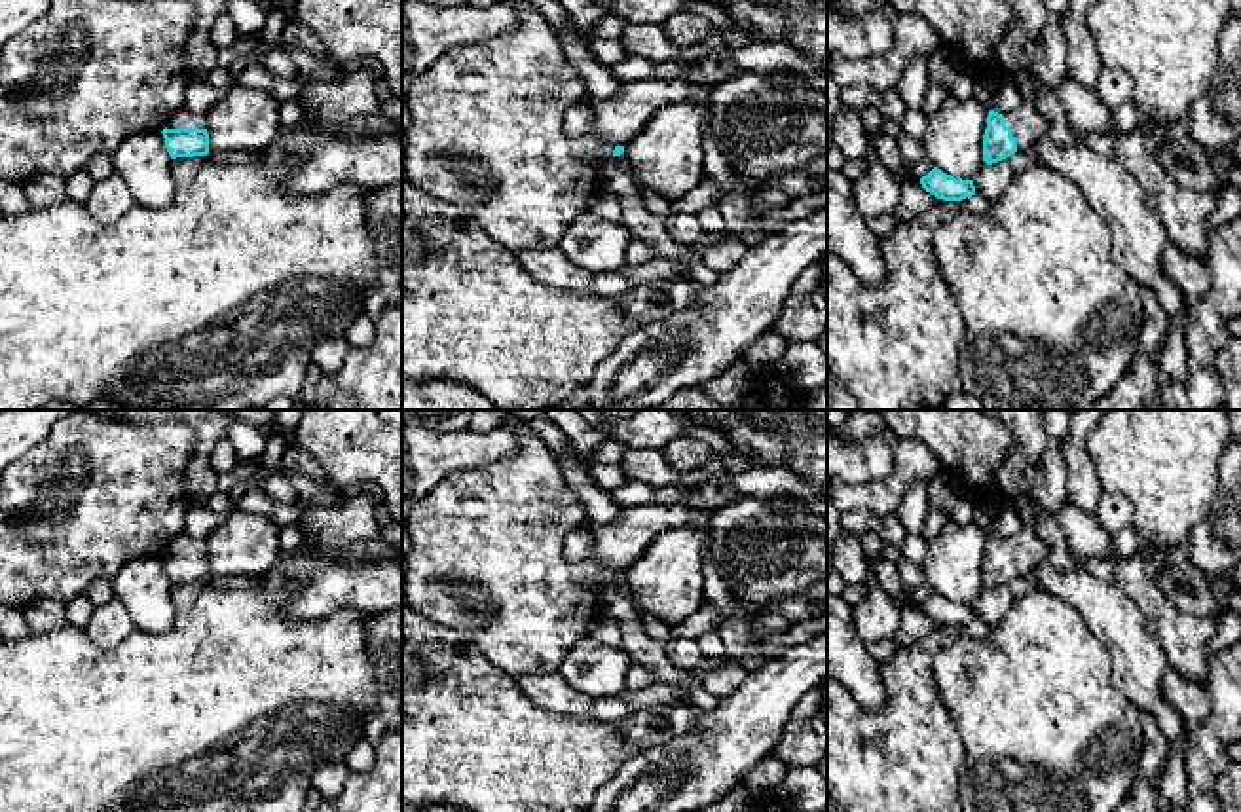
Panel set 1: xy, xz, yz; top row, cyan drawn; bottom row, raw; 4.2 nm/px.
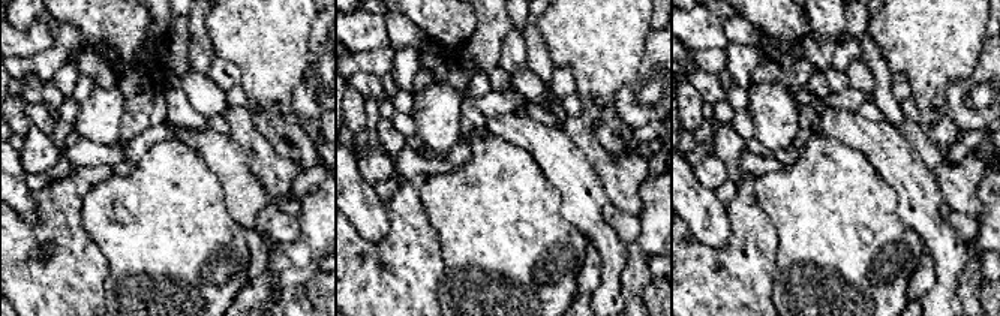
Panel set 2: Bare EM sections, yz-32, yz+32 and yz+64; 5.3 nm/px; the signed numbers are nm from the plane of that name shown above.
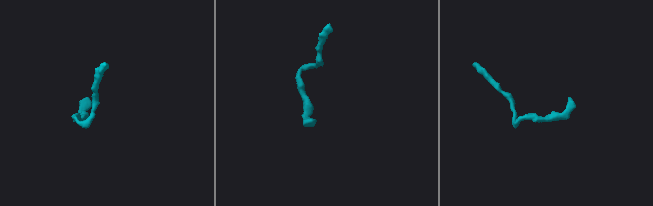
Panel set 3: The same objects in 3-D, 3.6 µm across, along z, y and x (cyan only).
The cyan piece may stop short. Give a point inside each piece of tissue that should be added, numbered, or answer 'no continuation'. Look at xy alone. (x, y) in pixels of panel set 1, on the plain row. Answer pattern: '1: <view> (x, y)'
1: xy (188, 545)

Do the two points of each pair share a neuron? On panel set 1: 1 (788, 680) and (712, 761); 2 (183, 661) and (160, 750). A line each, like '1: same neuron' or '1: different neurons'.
1: same neuron
2: same neuron

